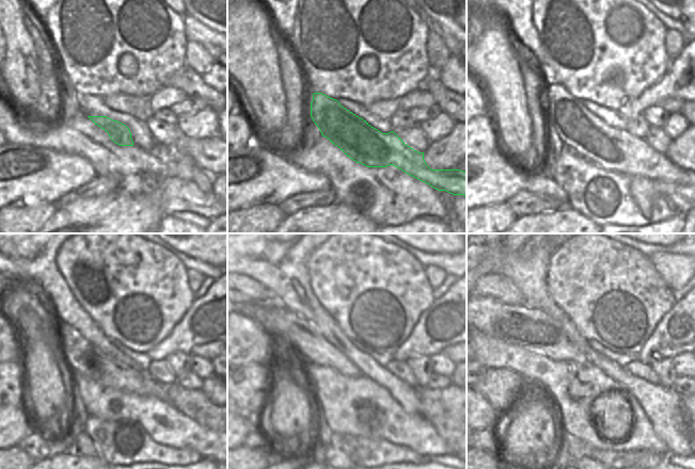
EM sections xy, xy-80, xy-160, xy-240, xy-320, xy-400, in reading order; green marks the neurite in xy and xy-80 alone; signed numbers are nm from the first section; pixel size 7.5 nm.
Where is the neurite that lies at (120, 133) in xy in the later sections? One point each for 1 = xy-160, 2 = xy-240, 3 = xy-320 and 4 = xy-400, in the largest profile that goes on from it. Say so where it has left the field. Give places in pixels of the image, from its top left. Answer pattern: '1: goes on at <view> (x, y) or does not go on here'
1: goes on at xy-160 (613, 149)
2: goes on at xy-240 (82, 357)
3: goes on at xy-320 (284, 325)
4: goes on at xy-400 (531, 328)

